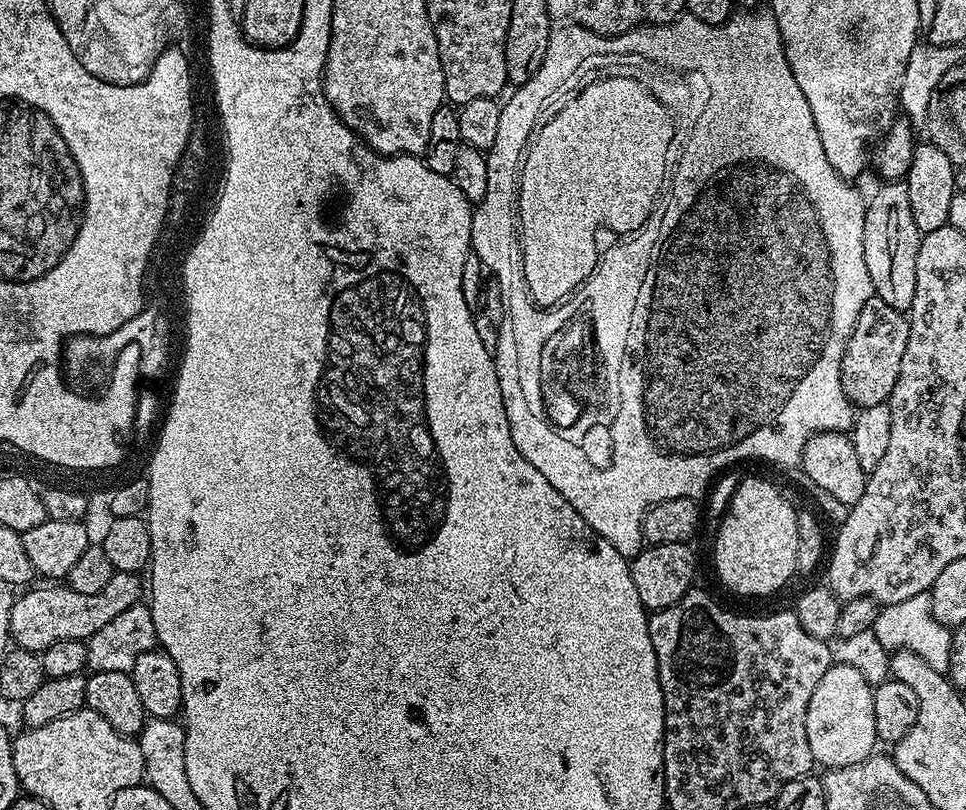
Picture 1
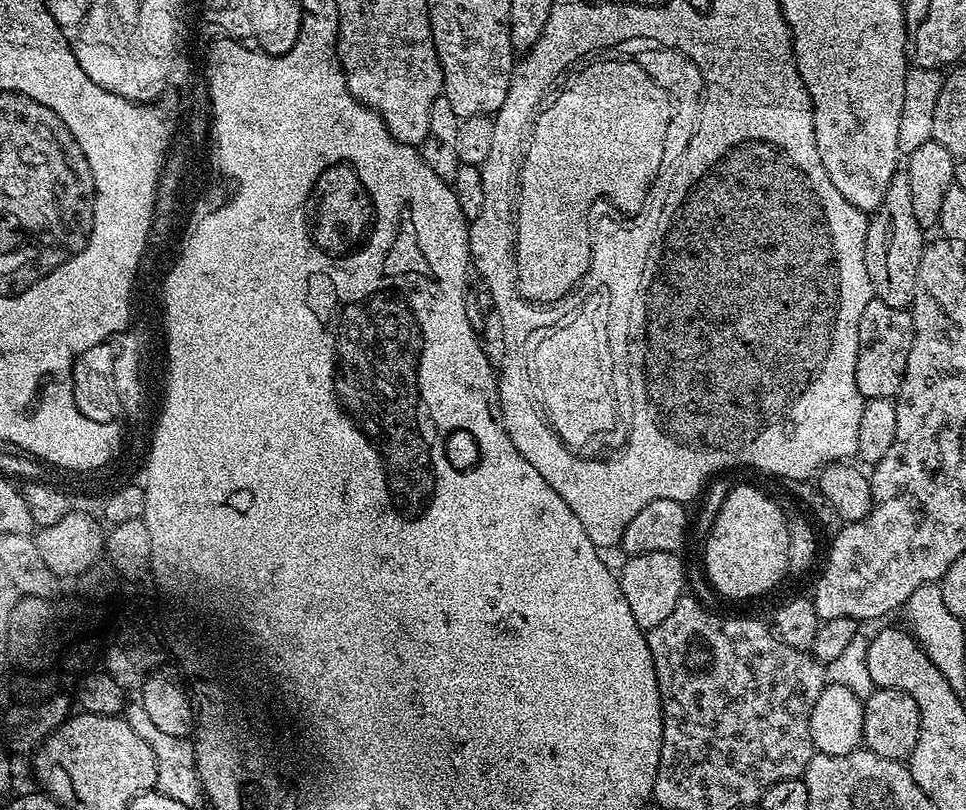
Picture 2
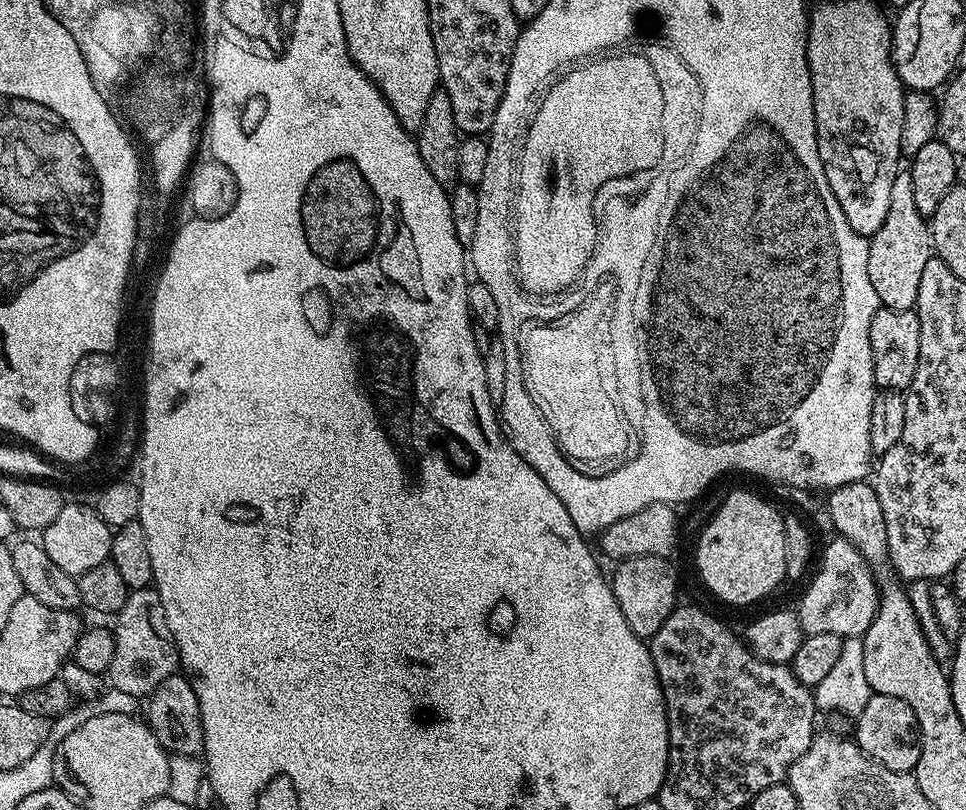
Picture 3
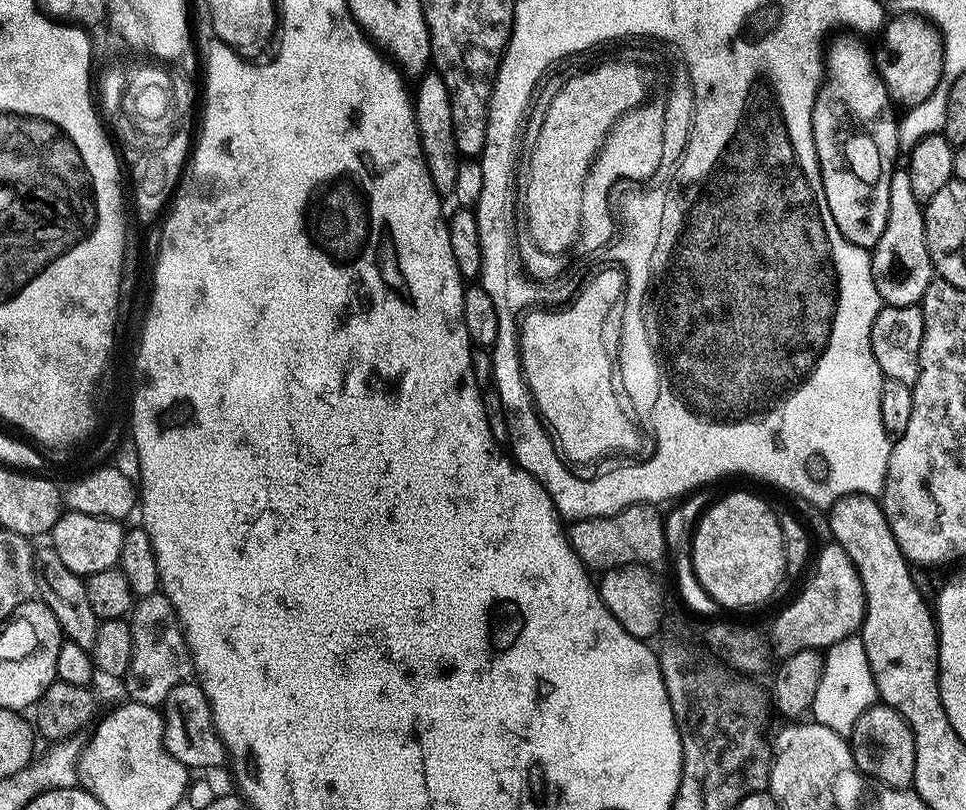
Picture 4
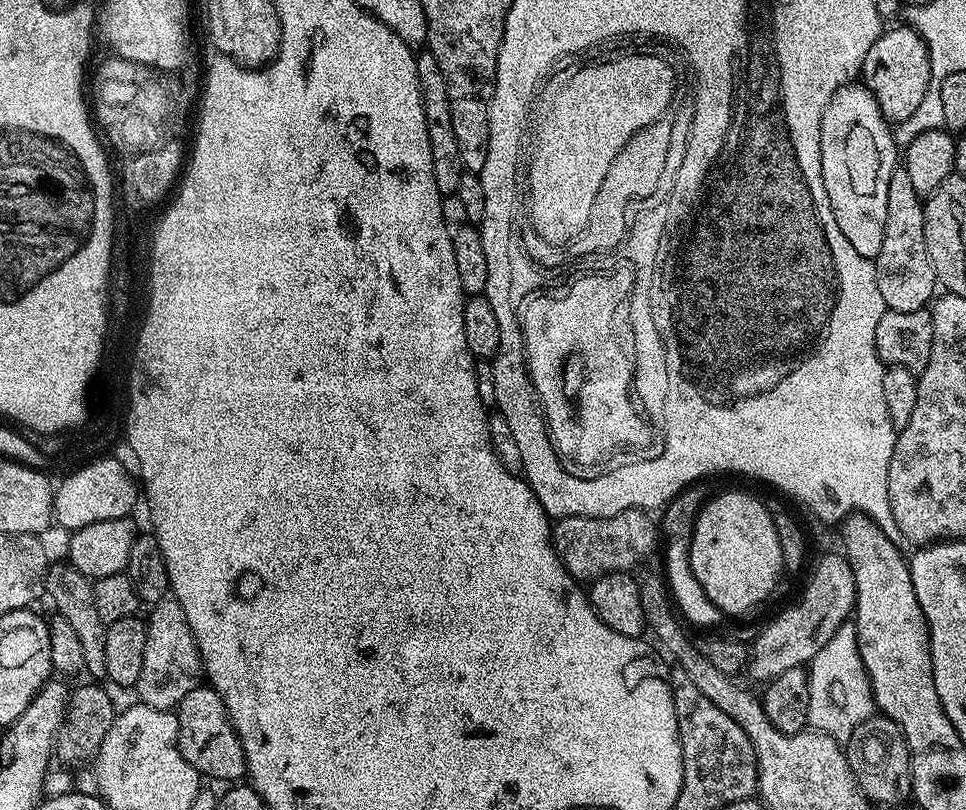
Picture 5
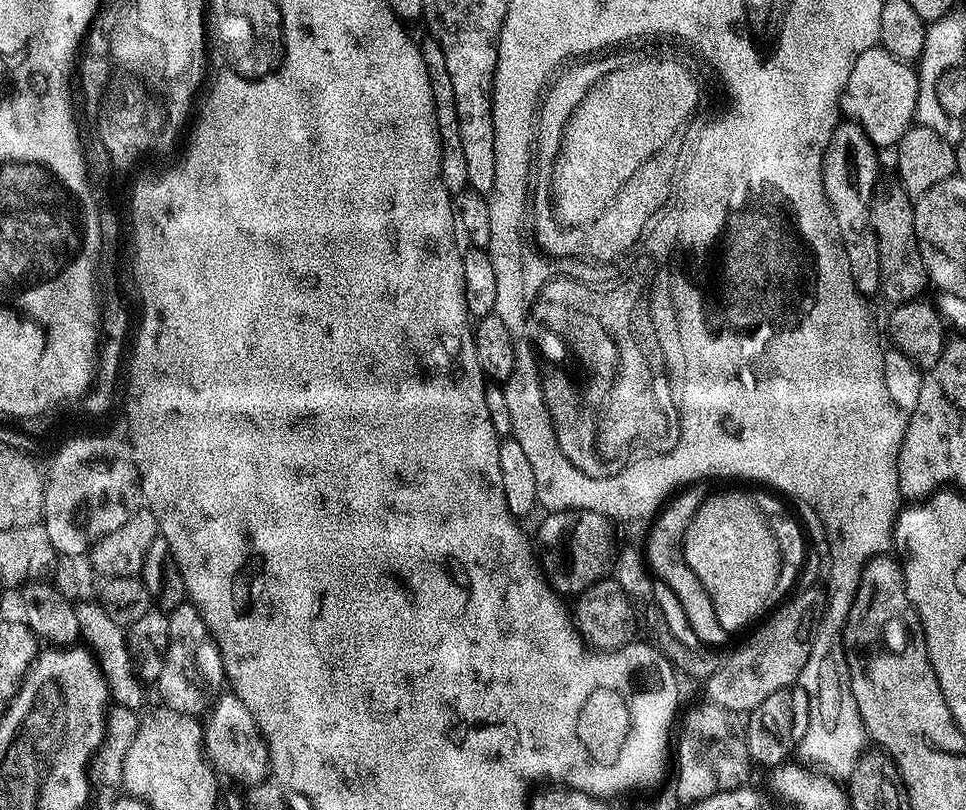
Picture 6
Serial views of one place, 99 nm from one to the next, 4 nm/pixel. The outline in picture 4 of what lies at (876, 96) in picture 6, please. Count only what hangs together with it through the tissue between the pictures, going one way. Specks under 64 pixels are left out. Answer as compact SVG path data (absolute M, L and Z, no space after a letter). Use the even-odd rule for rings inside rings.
M925 15L893 16L883 25L884 53L878 56L878 71L888 95L897 105L913 106L926 101L942 78L944 44L937 27Z

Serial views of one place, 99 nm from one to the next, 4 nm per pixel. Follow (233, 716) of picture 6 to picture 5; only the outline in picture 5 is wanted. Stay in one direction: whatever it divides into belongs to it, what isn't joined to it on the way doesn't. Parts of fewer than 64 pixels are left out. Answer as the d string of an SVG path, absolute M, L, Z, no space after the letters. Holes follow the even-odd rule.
M211 686L190 690L175 709L178 718L178 742L180 753L201 777L213 776L216 780L240 782L248 771L246 754L239 734L234 730L222 698Z

